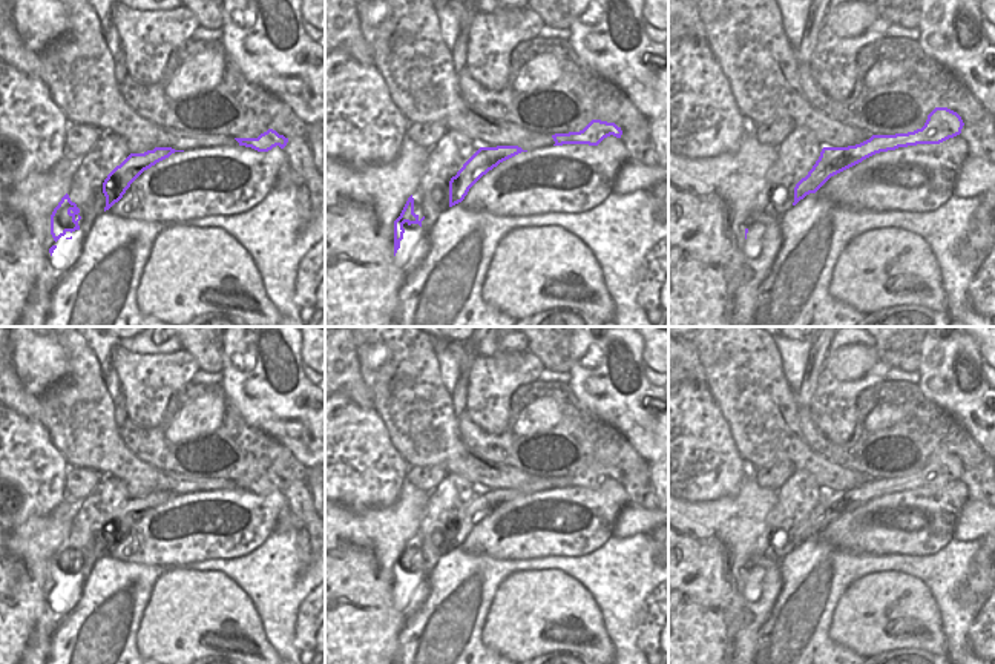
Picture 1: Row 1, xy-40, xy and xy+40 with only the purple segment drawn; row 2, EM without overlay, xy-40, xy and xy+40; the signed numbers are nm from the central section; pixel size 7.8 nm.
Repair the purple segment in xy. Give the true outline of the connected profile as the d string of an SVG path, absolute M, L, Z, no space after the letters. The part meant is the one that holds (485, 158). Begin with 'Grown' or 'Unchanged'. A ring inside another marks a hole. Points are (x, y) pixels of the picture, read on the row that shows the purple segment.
Unchanged. M518 146L480 147L449 181L449 207L461 202L469 189L500 163L527 152Z

